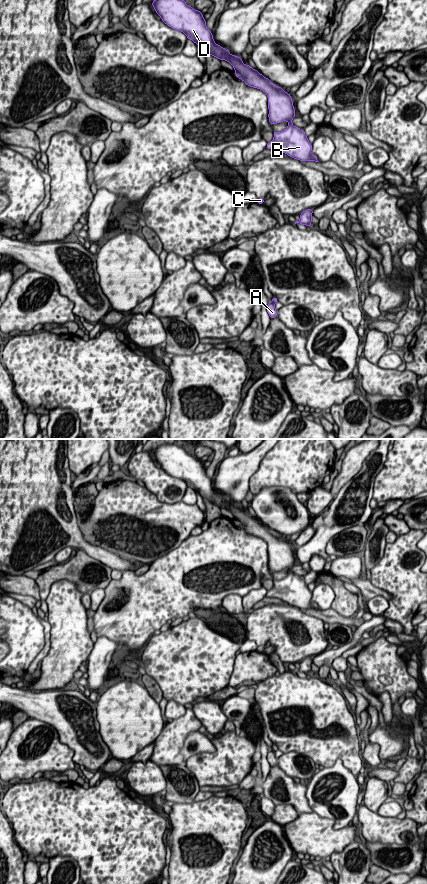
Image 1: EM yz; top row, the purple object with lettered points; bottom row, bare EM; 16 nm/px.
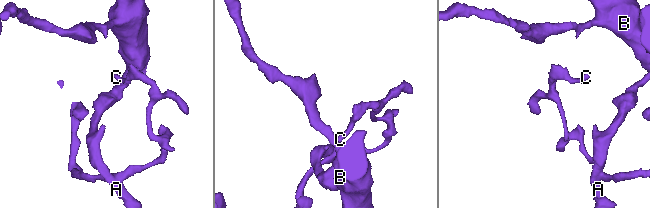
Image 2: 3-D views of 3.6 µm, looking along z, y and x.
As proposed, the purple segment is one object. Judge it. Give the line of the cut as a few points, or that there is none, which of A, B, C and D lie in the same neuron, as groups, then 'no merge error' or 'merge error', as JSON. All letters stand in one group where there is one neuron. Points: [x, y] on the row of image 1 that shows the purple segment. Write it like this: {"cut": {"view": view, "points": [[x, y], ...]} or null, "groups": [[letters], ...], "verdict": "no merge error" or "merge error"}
{"cut": {"view": "yz", "points": [[271, 302], [274, 304]]}, "groups": [["A", "B", "D"], ["C"]], "verdict": "merge error"}

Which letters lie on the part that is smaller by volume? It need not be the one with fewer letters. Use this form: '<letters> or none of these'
C

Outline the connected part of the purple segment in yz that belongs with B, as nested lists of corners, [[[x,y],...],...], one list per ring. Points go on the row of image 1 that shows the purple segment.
[[[153,0],[152,6],[165,24],[182,31],[188,39],[198,44],[202,50],[205,49],[211,56],[229,62],[235,69],[235,75],[247,86],[267,94],[270,124],[287,121],[288,126],[281,132],[273,132],[274,138],[267,143],[266,149],[281,151],[303,162],[319,162],[317,157],[311,154],[312,144],[305,131],[292,124],[295,109],[289,93],[273,84],[249,64],[245,65],[241,57],[231,55],[228,50],[216,44],[211,30],[206,27],[203,14],[187,5],[184,0]]]

